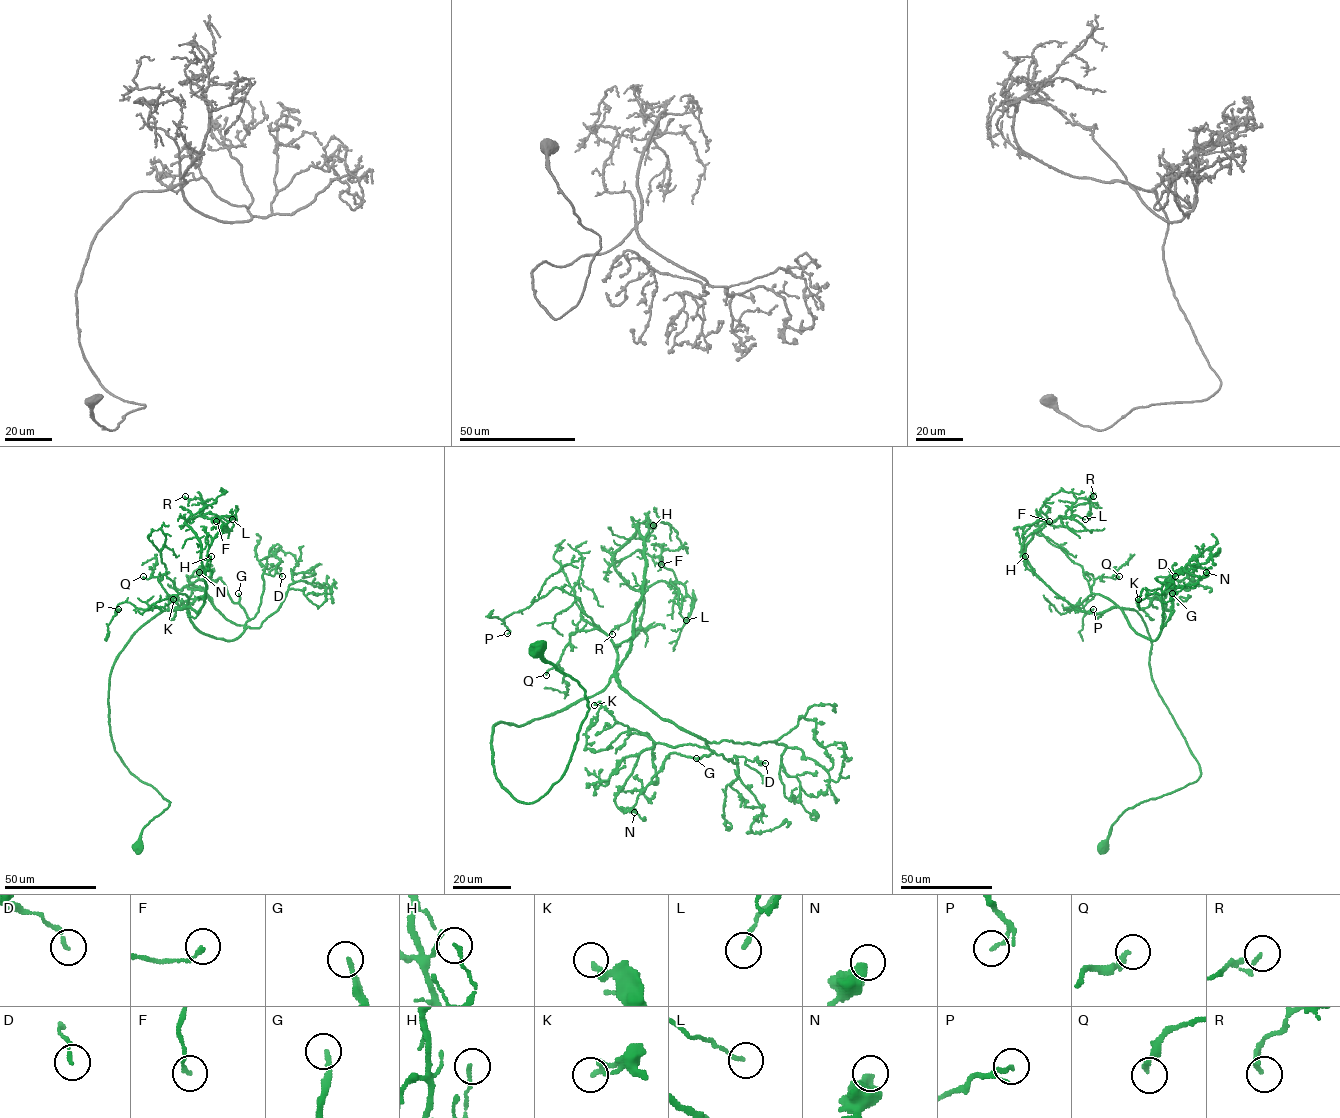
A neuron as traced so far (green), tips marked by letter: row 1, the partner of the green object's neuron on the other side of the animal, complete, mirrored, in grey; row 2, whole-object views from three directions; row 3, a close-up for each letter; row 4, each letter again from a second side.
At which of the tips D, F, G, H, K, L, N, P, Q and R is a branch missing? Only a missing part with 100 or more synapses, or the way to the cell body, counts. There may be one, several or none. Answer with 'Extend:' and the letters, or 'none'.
Extend: G

